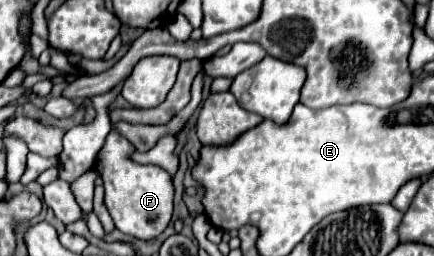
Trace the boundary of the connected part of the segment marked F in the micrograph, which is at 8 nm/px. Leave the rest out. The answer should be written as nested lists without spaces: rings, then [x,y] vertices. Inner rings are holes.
[[[112,127],[112,131],[106,137],[106,143],[96,155],[96,163],[92,169],[98,173],[98,177],[104,183],[104,203],[116,223],[116,227],[130,237],[136,239],[154,239],[160,235],[168,219],[172,217],[172,197],[174,187],[170,183],[170,175],[158,167],[158,165],[140,165],[132,161],[134,145],[126,141],[126,137],[120,137],[118,129]]]

